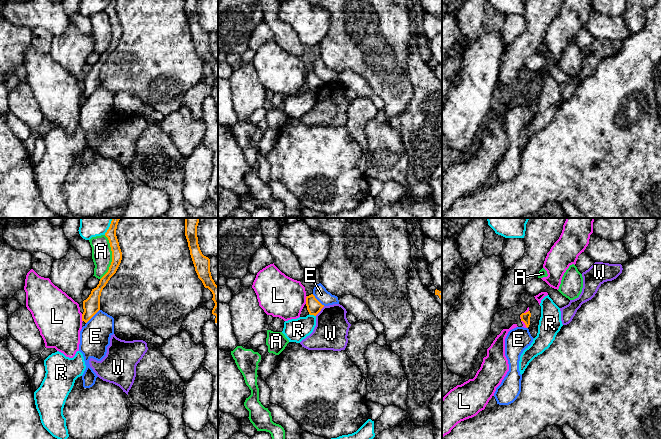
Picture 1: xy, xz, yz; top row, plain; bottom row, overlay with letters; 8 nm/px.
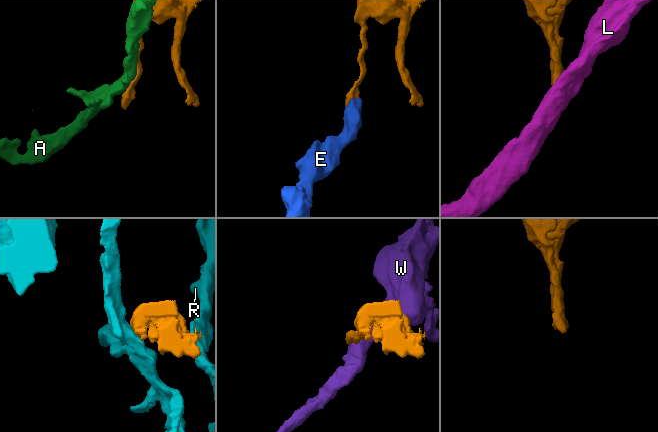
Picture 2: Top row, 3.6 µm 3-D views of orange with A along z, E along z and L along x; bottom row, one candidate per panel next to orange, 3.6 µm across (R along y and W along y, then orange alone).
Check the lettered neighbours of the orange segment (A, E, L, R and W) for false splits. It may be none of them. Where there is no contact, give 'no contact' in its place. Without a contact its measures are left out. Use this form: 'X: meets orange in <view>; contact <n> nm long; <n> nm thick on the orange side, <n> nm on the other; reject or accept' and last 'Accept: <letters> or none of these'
A: meets orange in xy; contact 360 nm long; 80 nm thick on the orange side, 160 nm on the other; reject
E: meets orange in xy; contact 160 nm long; 140 nm thick on the orange side, 240 nm on the other; reject
L: meets orange in xz; contact 70 nm long; 110 nm thick on the orange side, 340 nm on the other; reject
R: meets orange in xz; contact 60 nm long; 110 nm thick on the orange side, 190 nm on the other; reject
W: meets orange in xz; contact 110 nm long; 110 nm thick on the orange side, 280 nm on the other; reject
Accept: none of these

